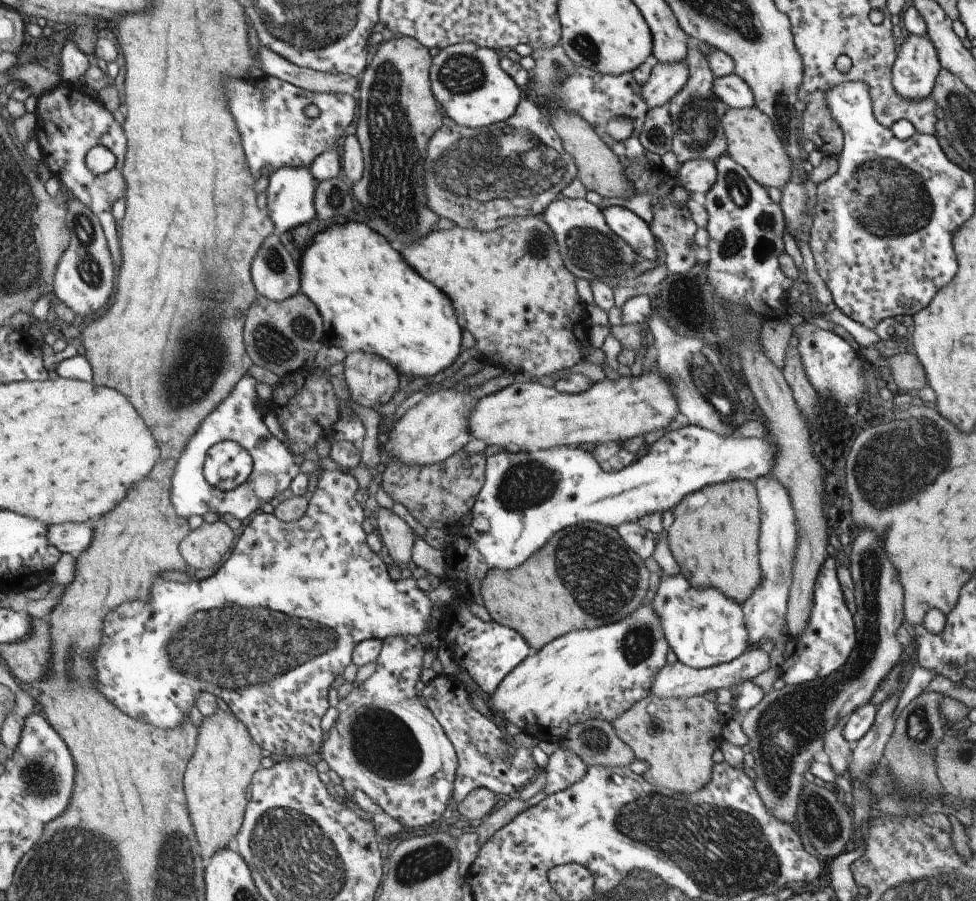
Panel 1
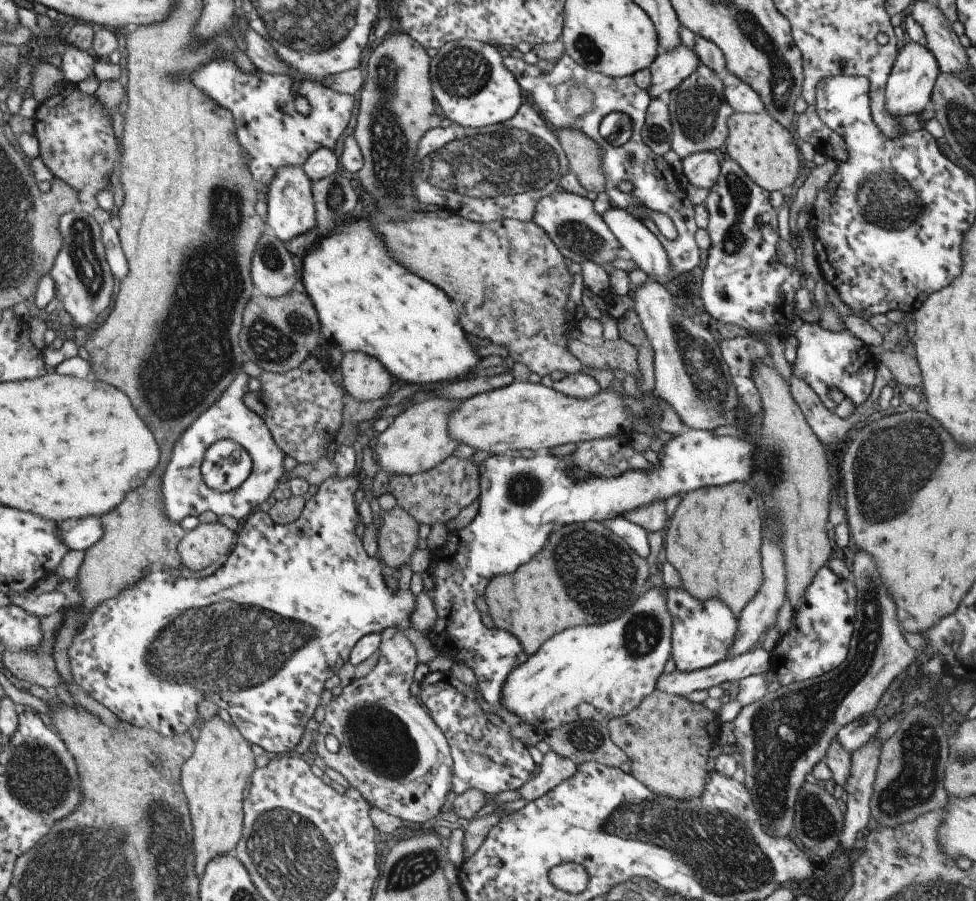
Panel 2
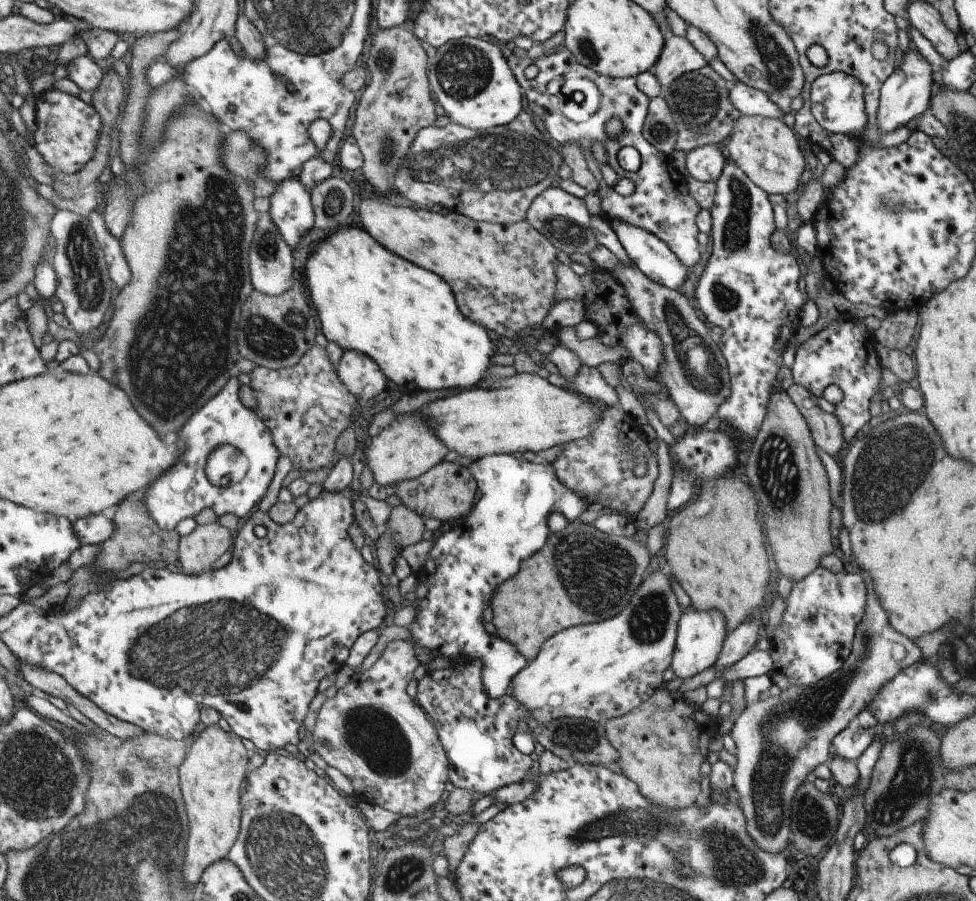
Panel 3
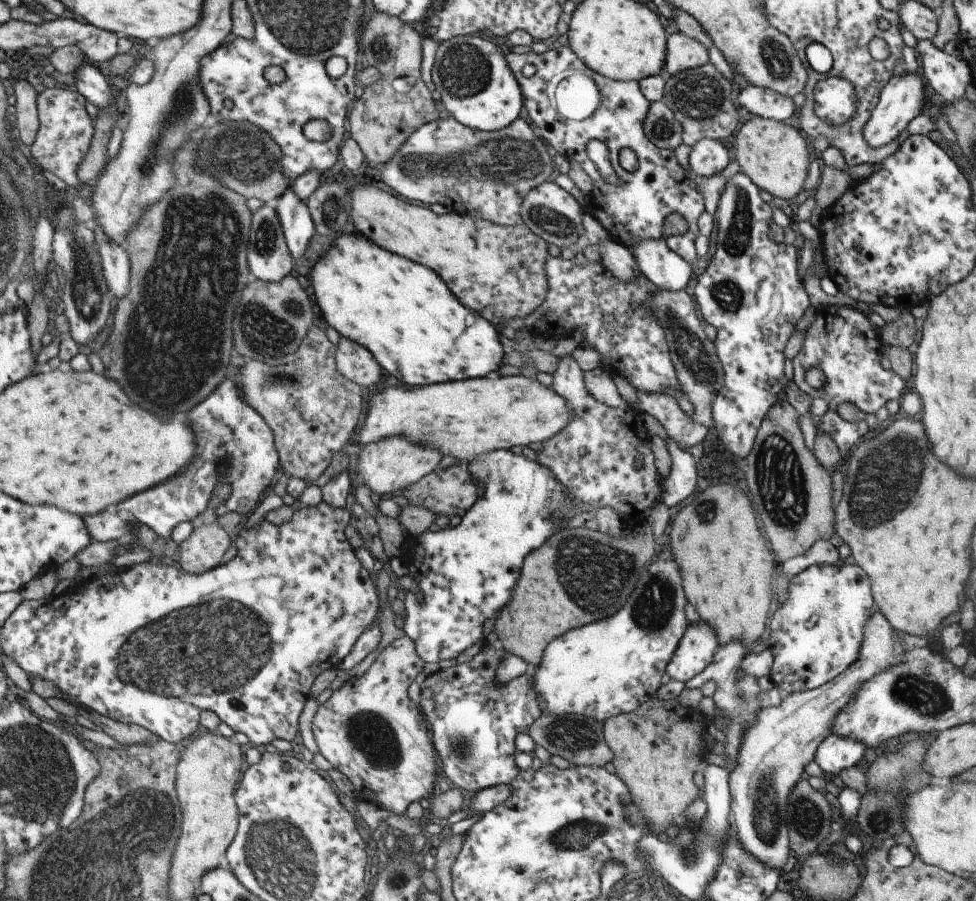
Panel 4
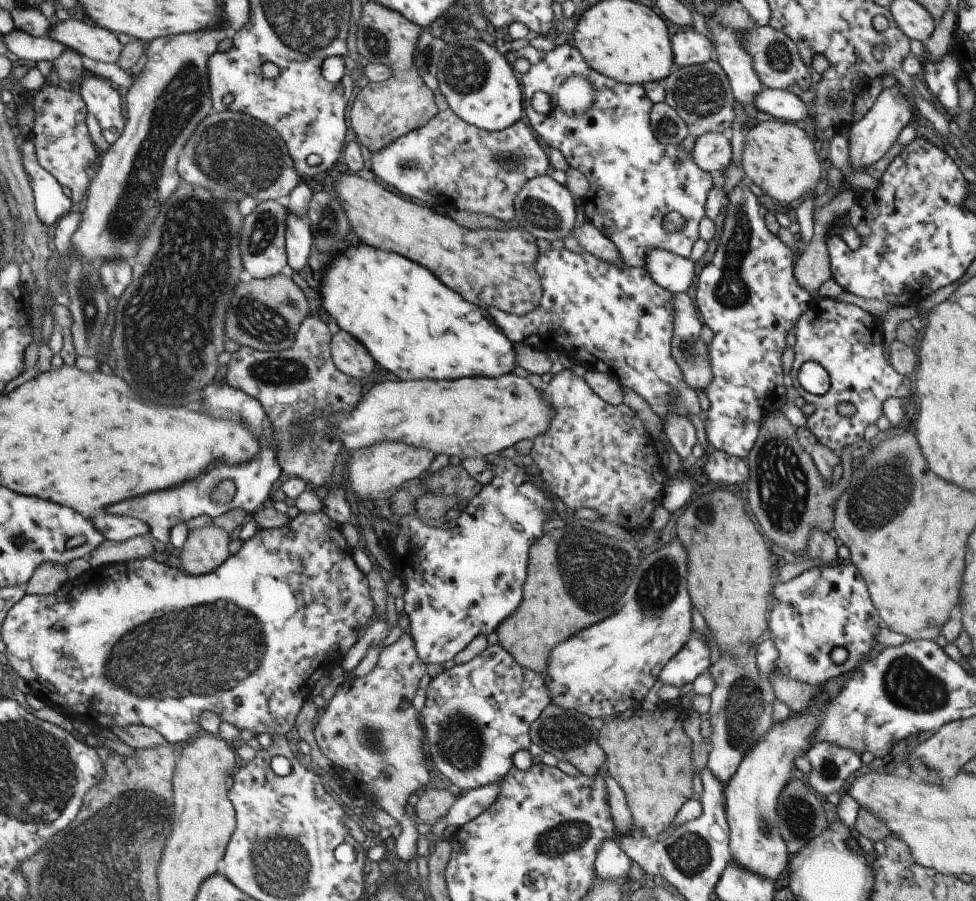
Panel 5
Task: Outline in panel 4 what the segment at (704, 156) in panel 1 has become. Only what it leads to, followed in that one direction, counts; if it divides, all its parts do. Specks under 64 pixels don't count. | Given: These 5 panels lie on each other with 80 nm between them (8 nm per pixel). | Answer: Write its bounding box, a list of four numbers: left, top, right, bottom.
[663,63,741,147]

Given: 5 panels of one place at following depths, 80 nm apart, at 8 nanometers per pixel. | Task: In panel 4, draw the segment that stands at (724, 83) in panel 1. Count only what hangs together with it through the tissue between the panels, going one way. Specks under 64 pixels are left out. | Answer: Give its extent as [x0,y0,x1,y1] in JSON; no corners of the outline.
[737,85,797,122]

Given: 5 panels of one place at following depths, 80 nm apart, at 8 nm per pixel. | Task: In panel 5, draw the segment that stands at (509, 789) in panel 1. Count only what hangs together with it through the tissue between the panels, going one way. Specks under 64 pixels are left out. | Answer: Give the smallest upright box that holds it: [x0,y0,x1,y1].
[417,645,550,790]

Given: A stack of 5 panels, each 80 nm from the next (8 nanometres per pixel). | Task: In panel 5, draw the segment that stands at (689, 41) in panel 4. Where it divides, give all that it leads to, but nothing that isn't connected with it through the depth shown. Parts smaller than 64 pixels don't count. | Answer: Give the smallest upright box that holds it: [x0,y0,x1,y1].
[669,30,713,67]

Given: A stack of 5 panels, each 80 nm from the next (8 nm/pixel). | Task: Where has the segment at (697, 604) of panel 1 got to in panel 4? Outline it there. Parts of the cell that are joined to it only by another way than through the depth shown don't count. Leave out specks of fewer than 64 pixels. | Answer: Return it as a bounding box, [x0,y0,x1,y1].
[665,621,717,682]

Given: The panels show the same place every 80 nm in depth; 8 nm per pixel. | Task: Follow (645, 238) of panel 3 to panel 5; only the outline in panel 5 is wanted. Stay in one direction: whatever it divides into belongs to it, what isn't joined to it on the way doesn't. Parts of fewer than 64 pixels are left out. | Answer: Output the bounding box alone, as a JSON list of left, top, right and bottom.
[643,250,695,294]

